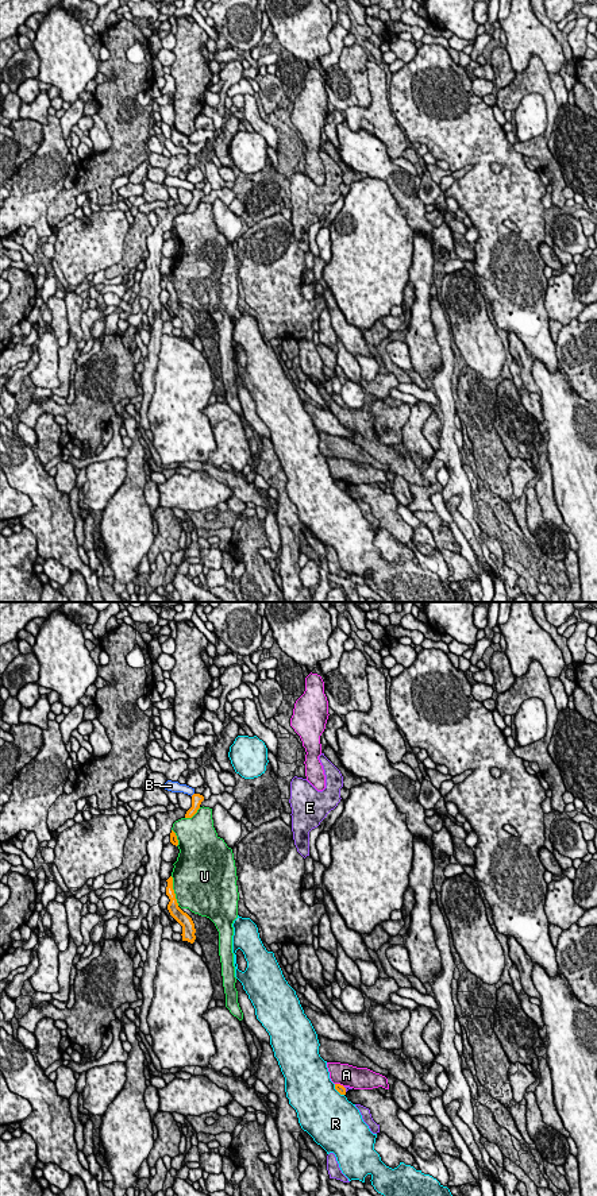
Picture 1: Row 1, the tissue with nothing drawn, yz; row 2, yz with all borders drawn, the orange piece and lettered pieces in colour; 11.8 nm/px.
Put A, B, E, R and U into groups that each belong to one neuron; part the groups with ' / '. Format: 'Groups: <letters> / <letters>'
Groups: A / B / E / R / U

